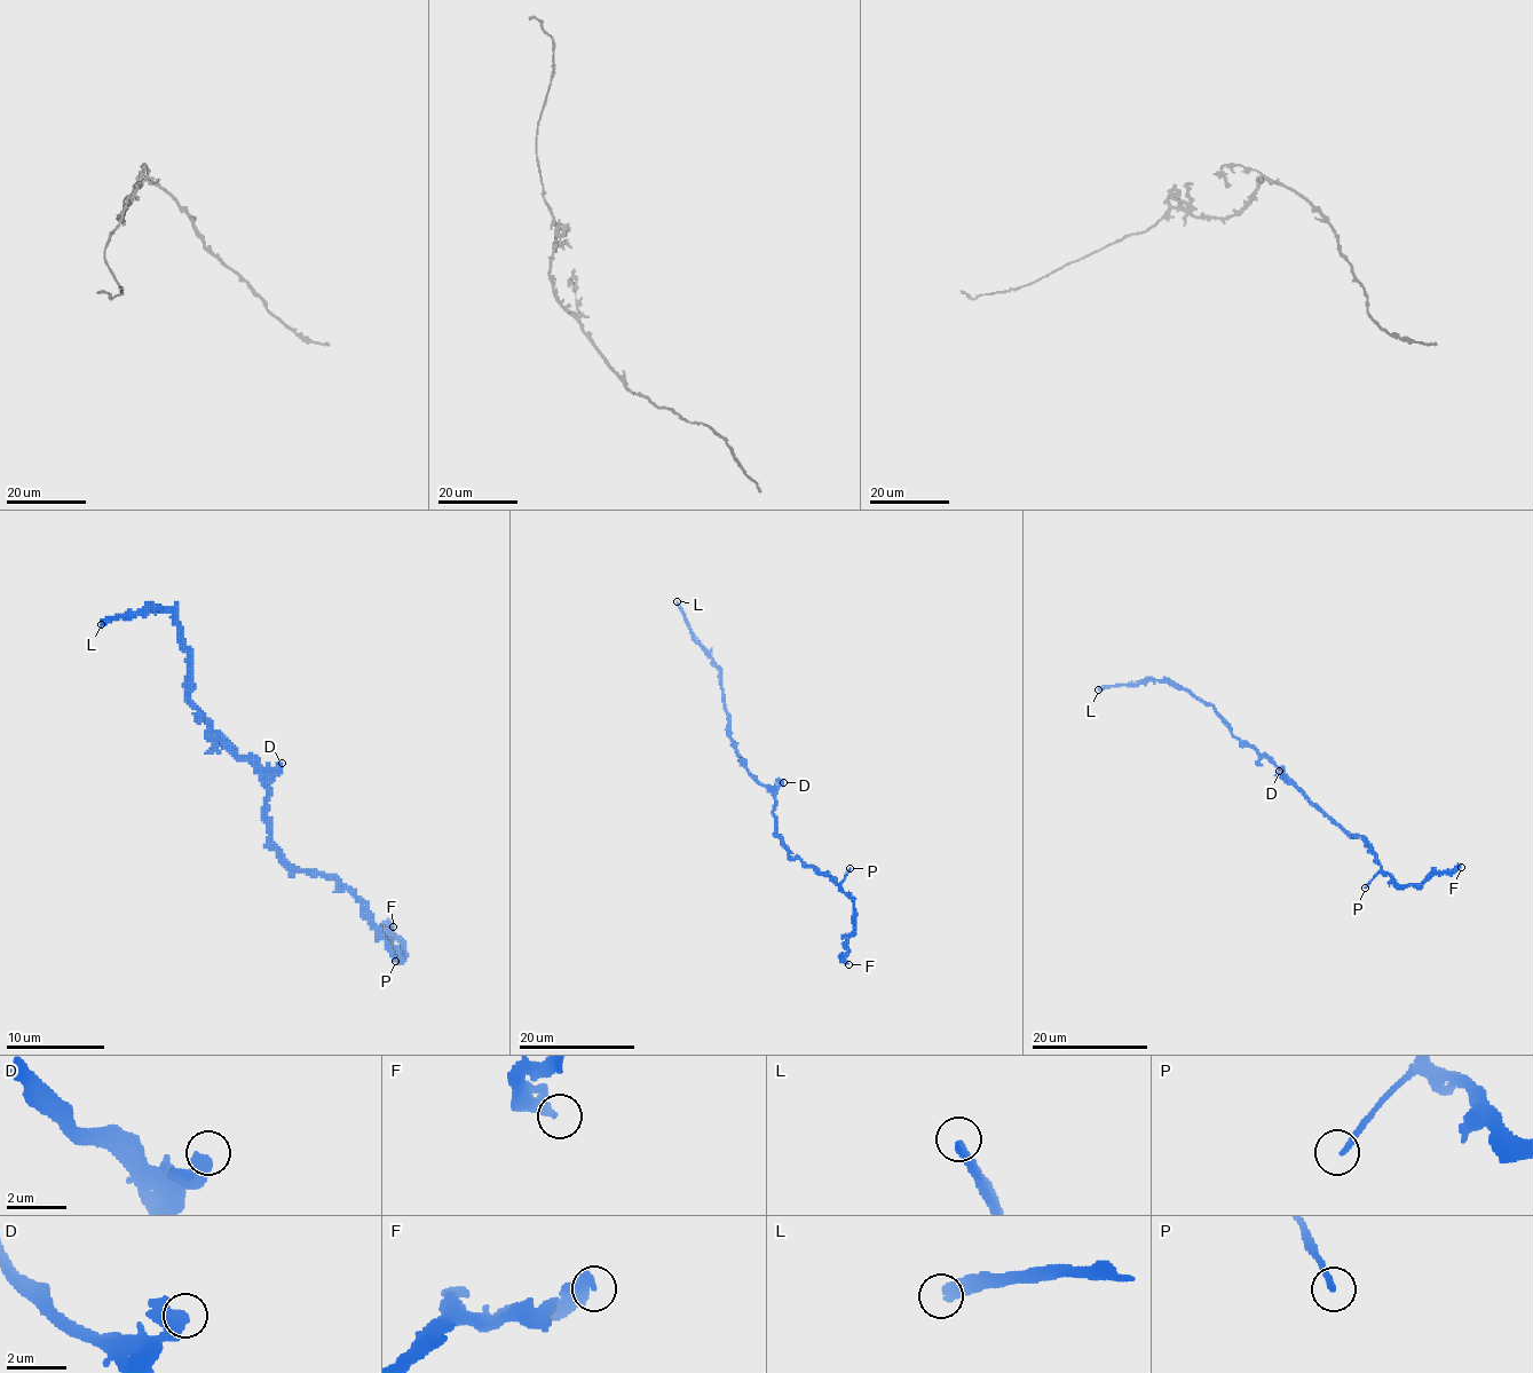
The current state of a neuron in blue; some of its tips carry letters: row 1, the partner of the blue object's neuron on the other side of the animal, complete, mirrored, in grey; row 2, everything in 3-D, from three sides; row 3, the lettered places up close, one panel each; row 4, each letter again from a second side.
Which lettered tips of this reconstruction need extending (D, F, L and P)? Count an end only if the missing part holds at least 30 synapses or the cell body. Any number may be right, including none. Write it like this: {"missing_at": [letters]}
{"missing_at": ["L"]}

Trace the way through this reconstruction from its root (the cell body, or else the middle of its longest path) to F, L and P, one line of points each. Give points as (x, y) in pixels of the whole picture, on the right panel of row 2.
F: (1288, 779), (1349, 834), (1360, 835), (1381, 867), (1397, 883), (1424, 883), (1432, 875), (1461, 867)
L: (1288, 779), (1270, 758), (1240, 742), (1211, 705), (1206, 705), (1184, 689), (1162, 680), (1104, 685), (1098, 689)
P: (1288, 779), (1349, 834), (1360, 835), (1370, 846), (1381, 870), (1365, 888)

